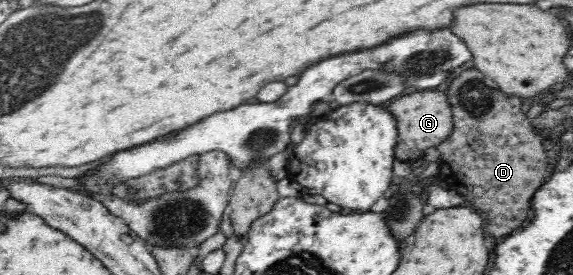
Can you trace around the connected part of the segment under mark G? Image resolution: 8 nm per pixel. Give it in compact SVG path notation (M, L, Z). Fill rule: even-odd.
M443 89L421 90L412 94L403 94L399 100L385 105L386 111L395 119L397 129L397 144L394 149L394 158L404 163L421 160L425 150L437 147L452 129L451 107L444 97Z

